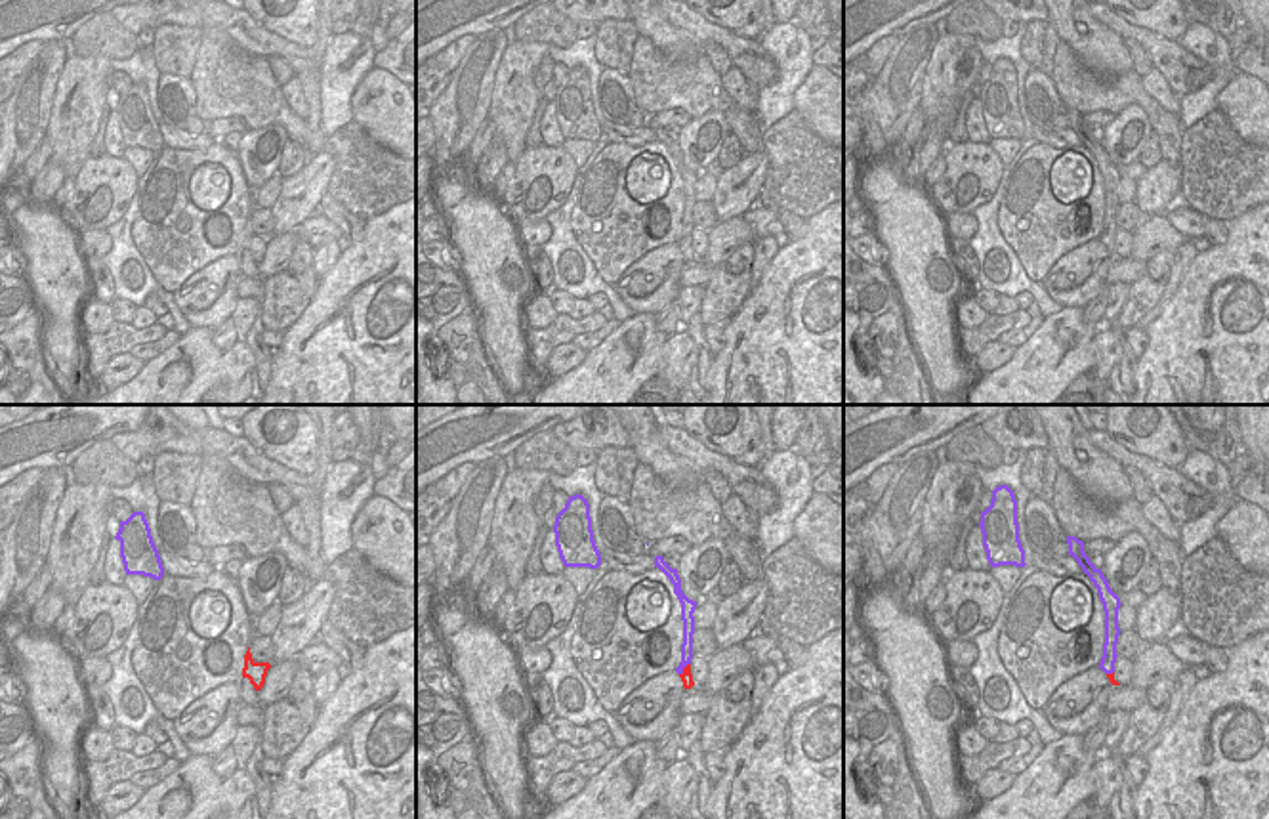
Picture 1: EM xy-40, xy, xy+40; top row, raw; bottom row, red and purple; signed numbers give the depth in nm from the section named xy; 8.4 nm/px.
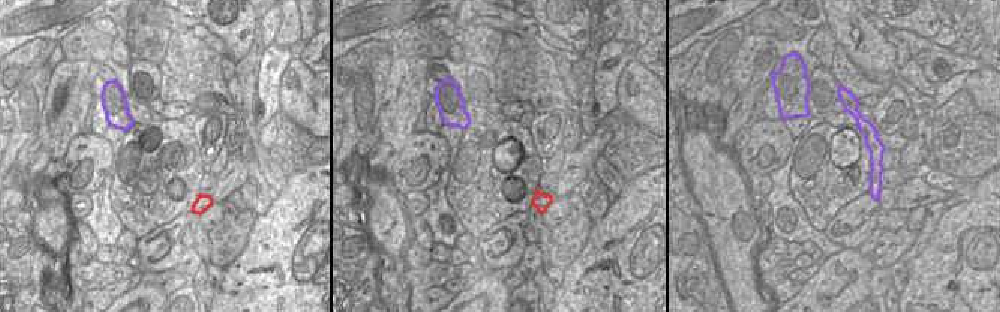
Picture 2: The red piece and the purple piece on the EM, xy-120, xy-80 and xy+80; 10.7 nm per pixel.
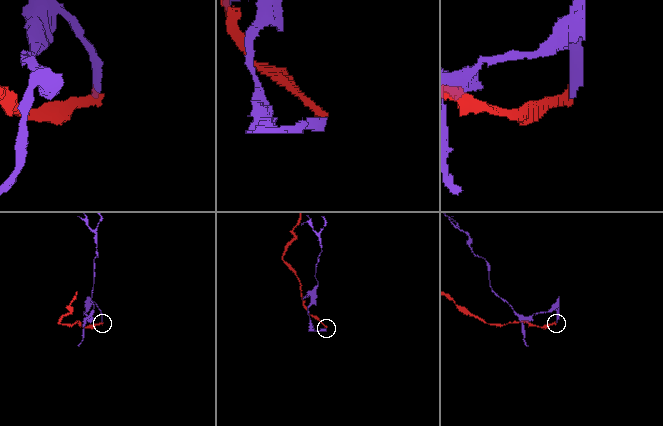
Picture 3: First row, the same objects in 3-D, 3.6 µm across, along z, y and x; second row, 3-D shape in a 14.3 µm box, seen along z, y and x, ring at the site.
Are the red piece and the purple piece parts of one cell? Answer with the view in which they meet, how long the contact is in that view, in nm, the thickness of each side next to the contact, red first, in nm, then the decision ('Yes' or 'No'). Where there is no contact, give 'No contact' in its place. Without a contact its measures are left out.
Touches red in xy. Shared border 140 nm. Thickness 100 nm (red) against 100 nm. No.

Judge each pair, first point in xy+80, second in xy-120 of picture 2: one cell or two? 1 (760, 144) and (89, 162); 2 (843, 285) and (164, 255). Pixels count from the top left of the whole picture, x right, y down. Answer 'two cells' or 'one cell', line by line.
1: one cell
2: two cells

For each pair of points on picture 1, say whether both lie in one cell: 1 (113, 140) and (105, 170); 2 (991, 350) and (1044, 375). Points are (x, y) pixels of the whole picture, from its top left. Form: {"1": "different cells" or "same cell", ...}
{"1": "different cells", "2": "different cells"}

